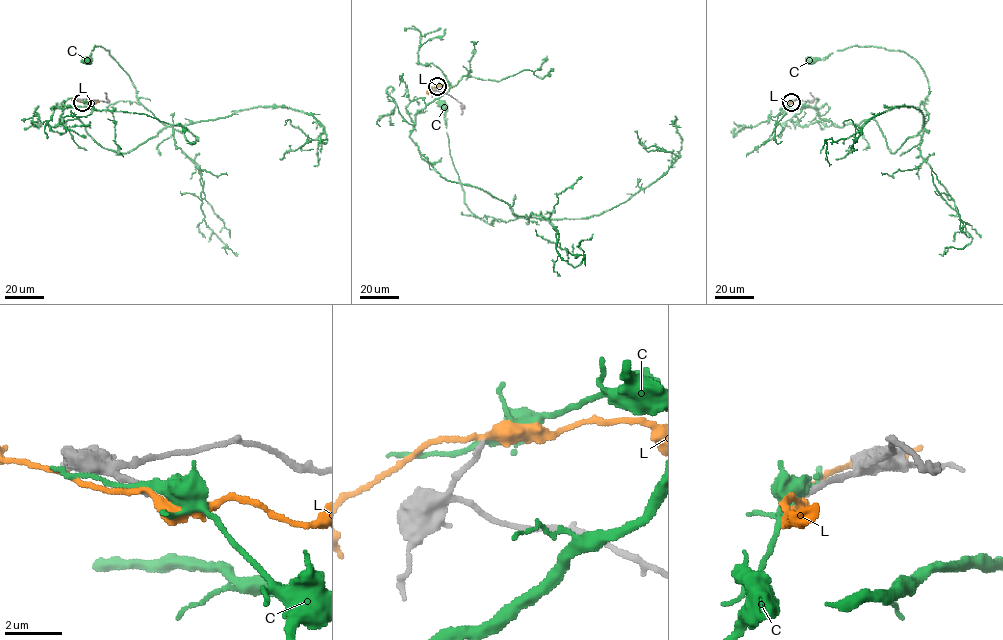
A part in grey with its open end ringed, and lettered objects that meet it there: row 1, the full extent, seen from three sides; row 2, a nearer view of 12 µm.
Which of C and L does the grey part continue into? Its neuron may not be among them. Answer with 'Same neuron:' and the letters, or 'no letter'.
Same neuron: no letter

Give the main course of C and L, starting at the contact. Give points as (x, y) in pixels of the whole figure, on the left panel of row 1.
C: (82, 101), (95, 109), (65, 108), (55, 127), (78, 119), (116, 152), (166, 126), (109, 51), (86, 60)
L: (82, 101), (99, 101)

